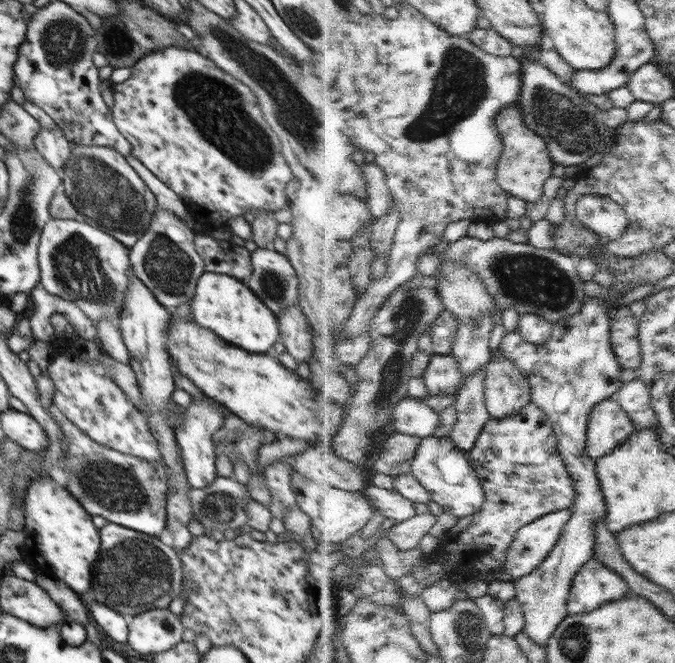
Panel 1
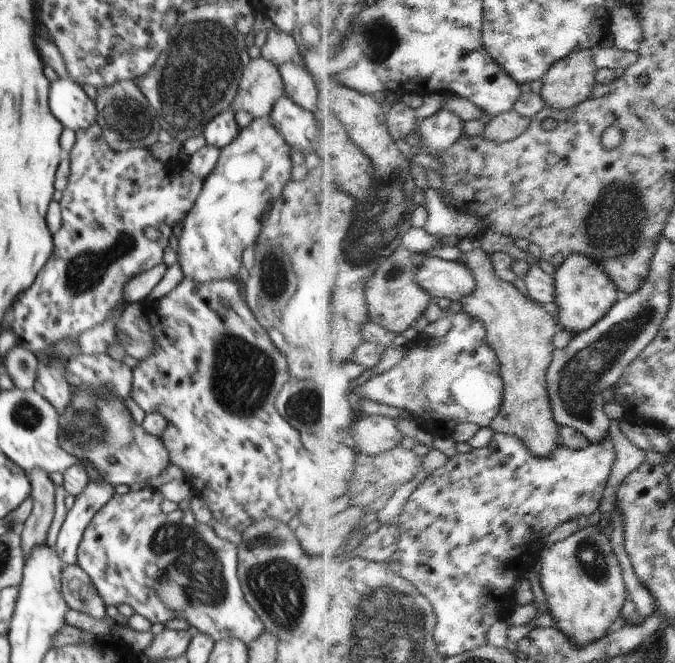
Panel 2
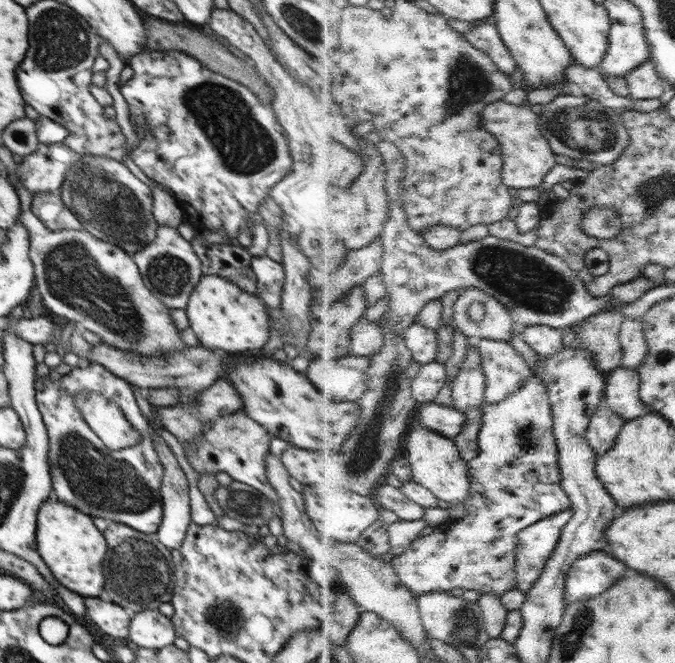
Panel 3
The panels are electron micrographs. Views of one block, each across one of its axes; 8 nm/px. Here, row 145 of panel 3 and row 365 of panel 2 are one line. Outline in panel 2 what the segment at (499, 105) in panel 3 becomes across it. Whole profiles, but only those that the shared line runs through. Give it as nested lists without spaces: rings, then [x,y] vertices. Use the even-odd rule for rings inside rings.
[[[466,237],[458,248],[463,253],[460,260],[476,276],[477,290],[465,297],[463,311],[473,318],[484,320],[488,330],[488,343],[496,350],[502,364],[505,383],[505,400],[500,415],[492,427],[497,433],[517,435],[540,457],[550,457],[561,446],[558,424],[553,414],[549,396],[548,370],[557,352],[554,336],[563,330],[542,303],[530,300],[518,286],[503,280],[496,273],[492,255],[487,254],[481,239]]]

